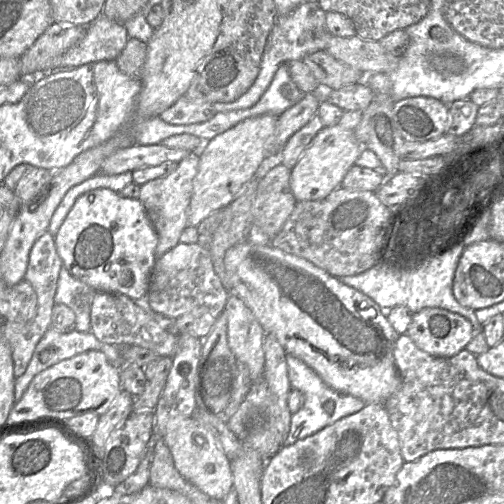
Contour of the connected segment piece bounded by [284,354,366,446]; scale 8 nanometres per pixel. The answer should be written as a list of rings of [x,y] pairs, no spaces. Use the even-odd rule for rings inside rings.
[[[287,354],[286,361],[291,388],[304,395],[304,403],[291,416],[290,428],[284,440],[284,446],[289,446],[298,440],[311,436],[337,420],[359,412],[366,406],[366,403],[361,399],[338,392],[327,386],[315,371],[297,357]]]

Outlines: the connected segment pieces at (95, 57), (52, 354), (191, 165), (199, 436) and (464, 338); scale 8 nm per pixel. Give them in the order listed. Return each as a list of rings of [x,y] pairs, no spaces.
[[[103,15],[87,26],[85,37],[54,60],[53,70],[75,68],[97,61],[116,61],[129,39],[124,24]]]
[[[50,327],[35,347],[24,374],[15,379],[14,403],[19,401],[32,379],[43,370],[89,350],[101,350],[114,364],[120,365],[122,346],[101,343],[92,331],[61,333]]]
[[[190,152],[178,163],[169,175],[150,180],[140,186],[139,200],[158,235],[156,256],[161,257],[180,242],[180,236],[187,225],[187,210],[190,205],[193,182],[198,172],[199,152]]]
[[[195,416],[177,417],[167,424],[164,443],[170,449],[175,468],[208,496],[223,500],[233,490],[231,461],[217,438]]]
[[[442,308],[413,313],[406,332],[416,346],[435,357],[452,357],[466,348],[474,335],[471,322]]]

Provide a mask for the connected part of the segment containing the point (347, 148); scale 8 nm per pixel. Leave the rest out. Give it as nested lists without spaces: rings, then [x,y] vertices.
[[[360,111],[344,112],[337,125],[323,128],[313,138],[291,169],[290,187],[297,202],[322,200],[341,186],[346,173],[363,150],[354,135],[361,119]]]

